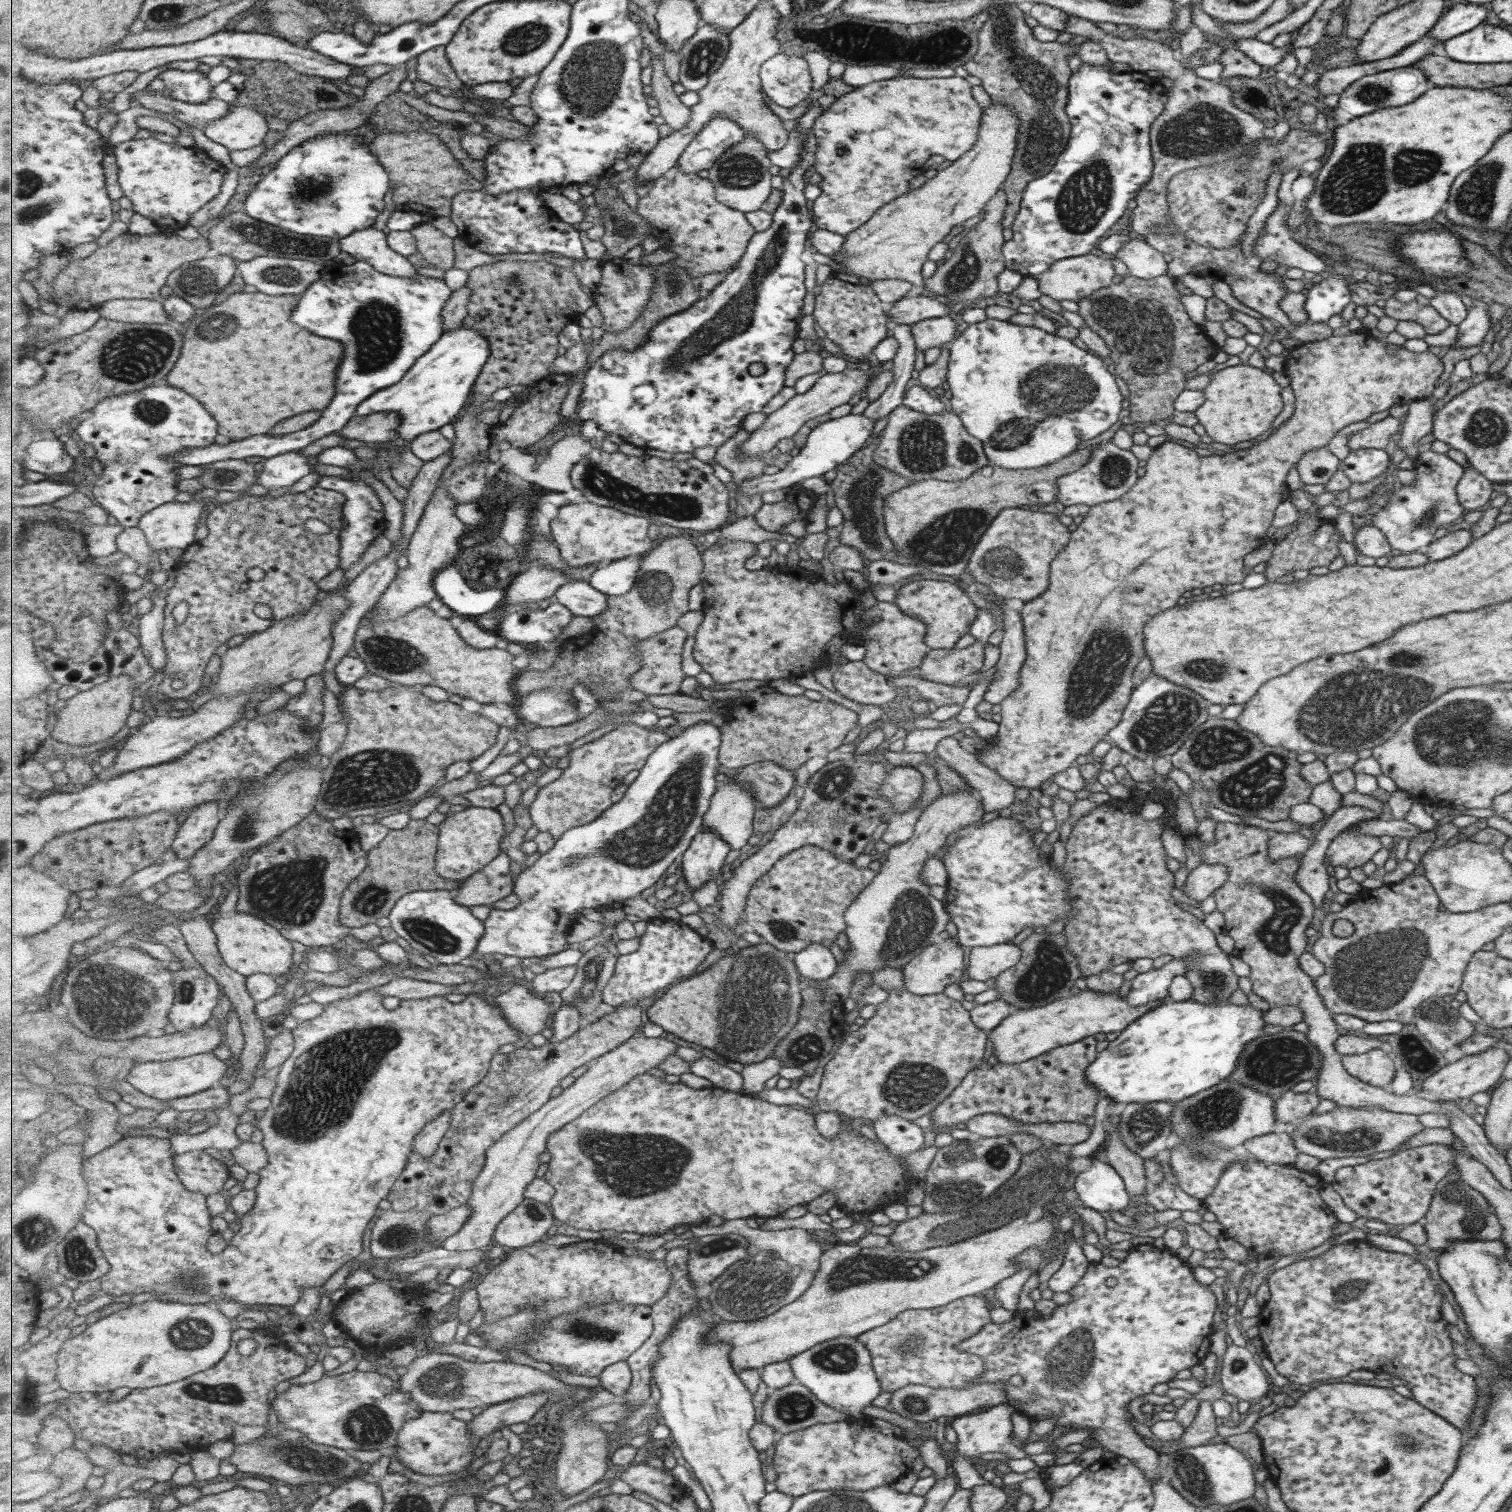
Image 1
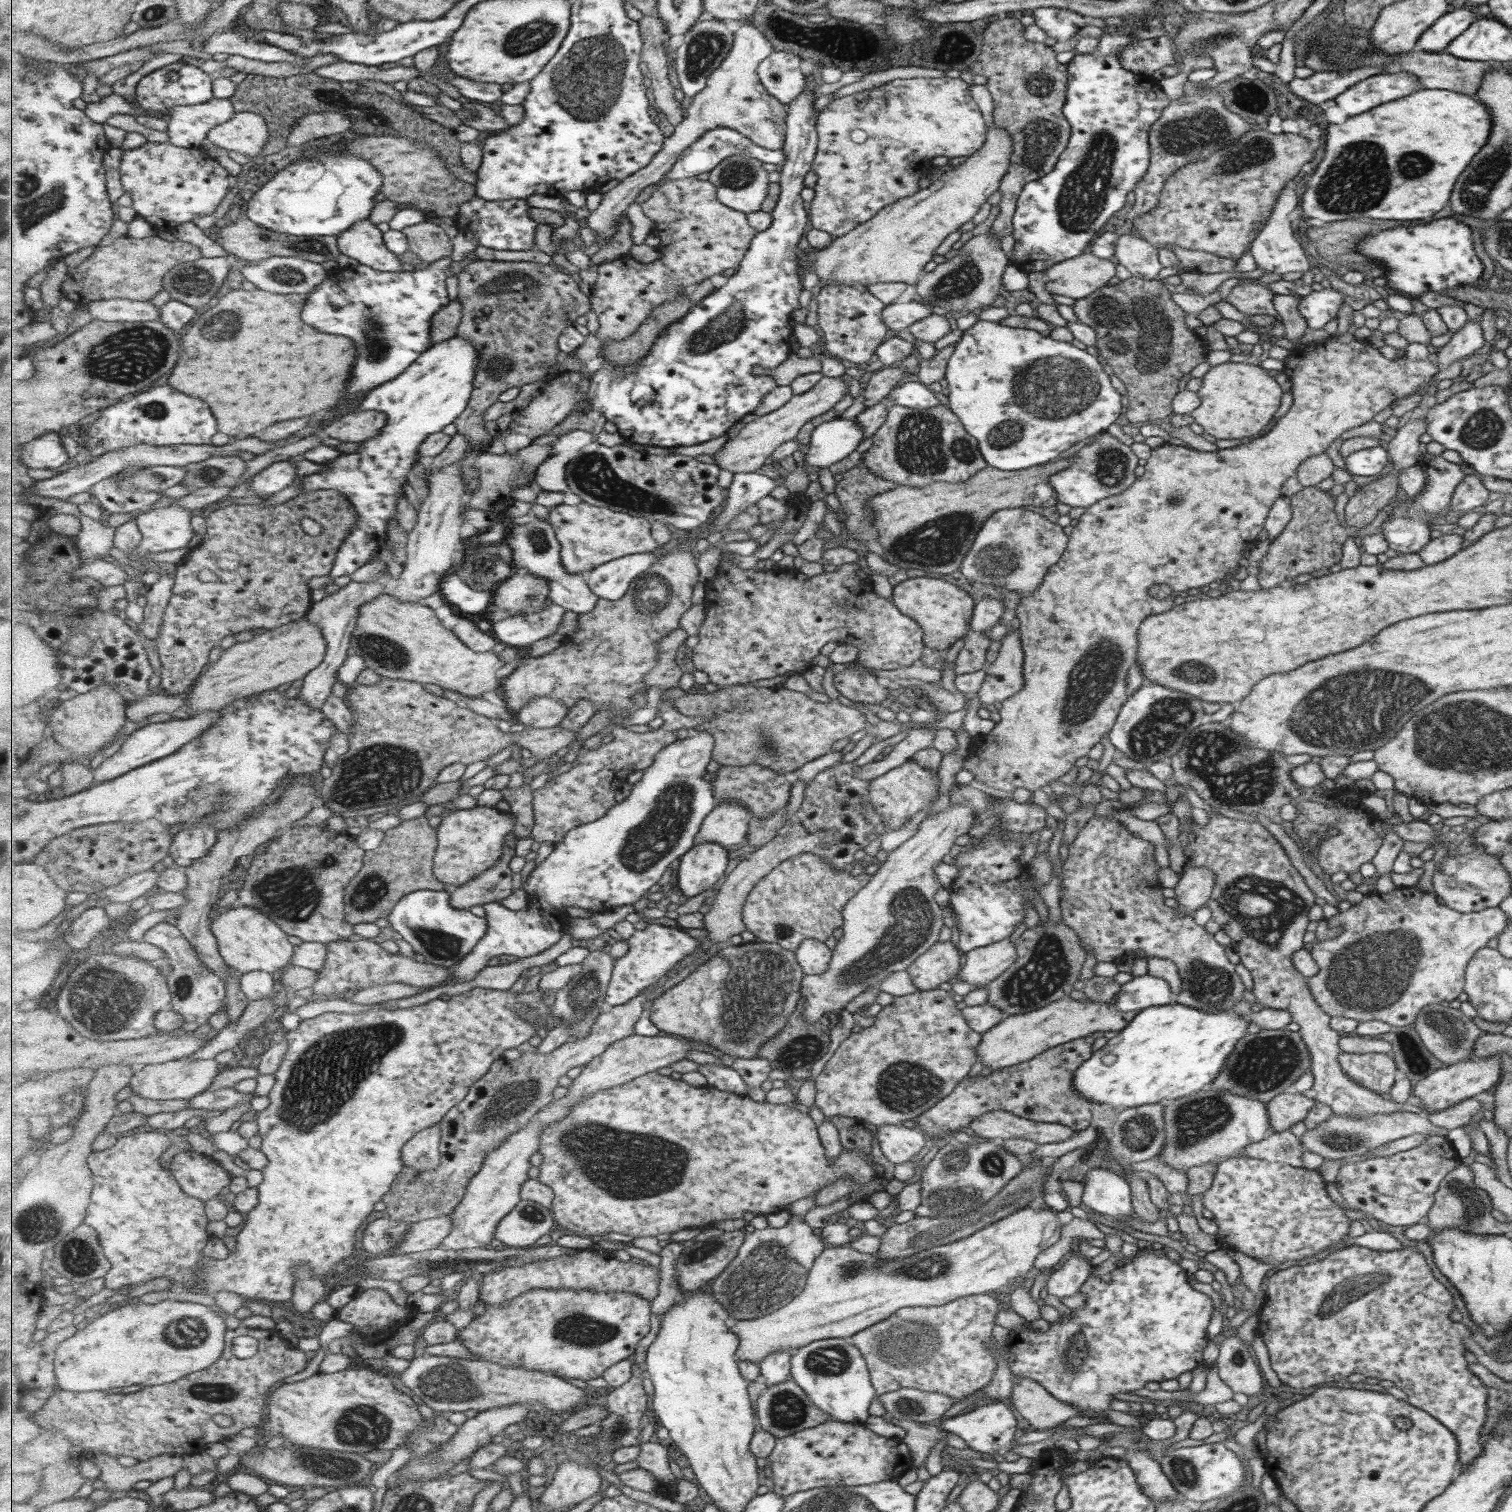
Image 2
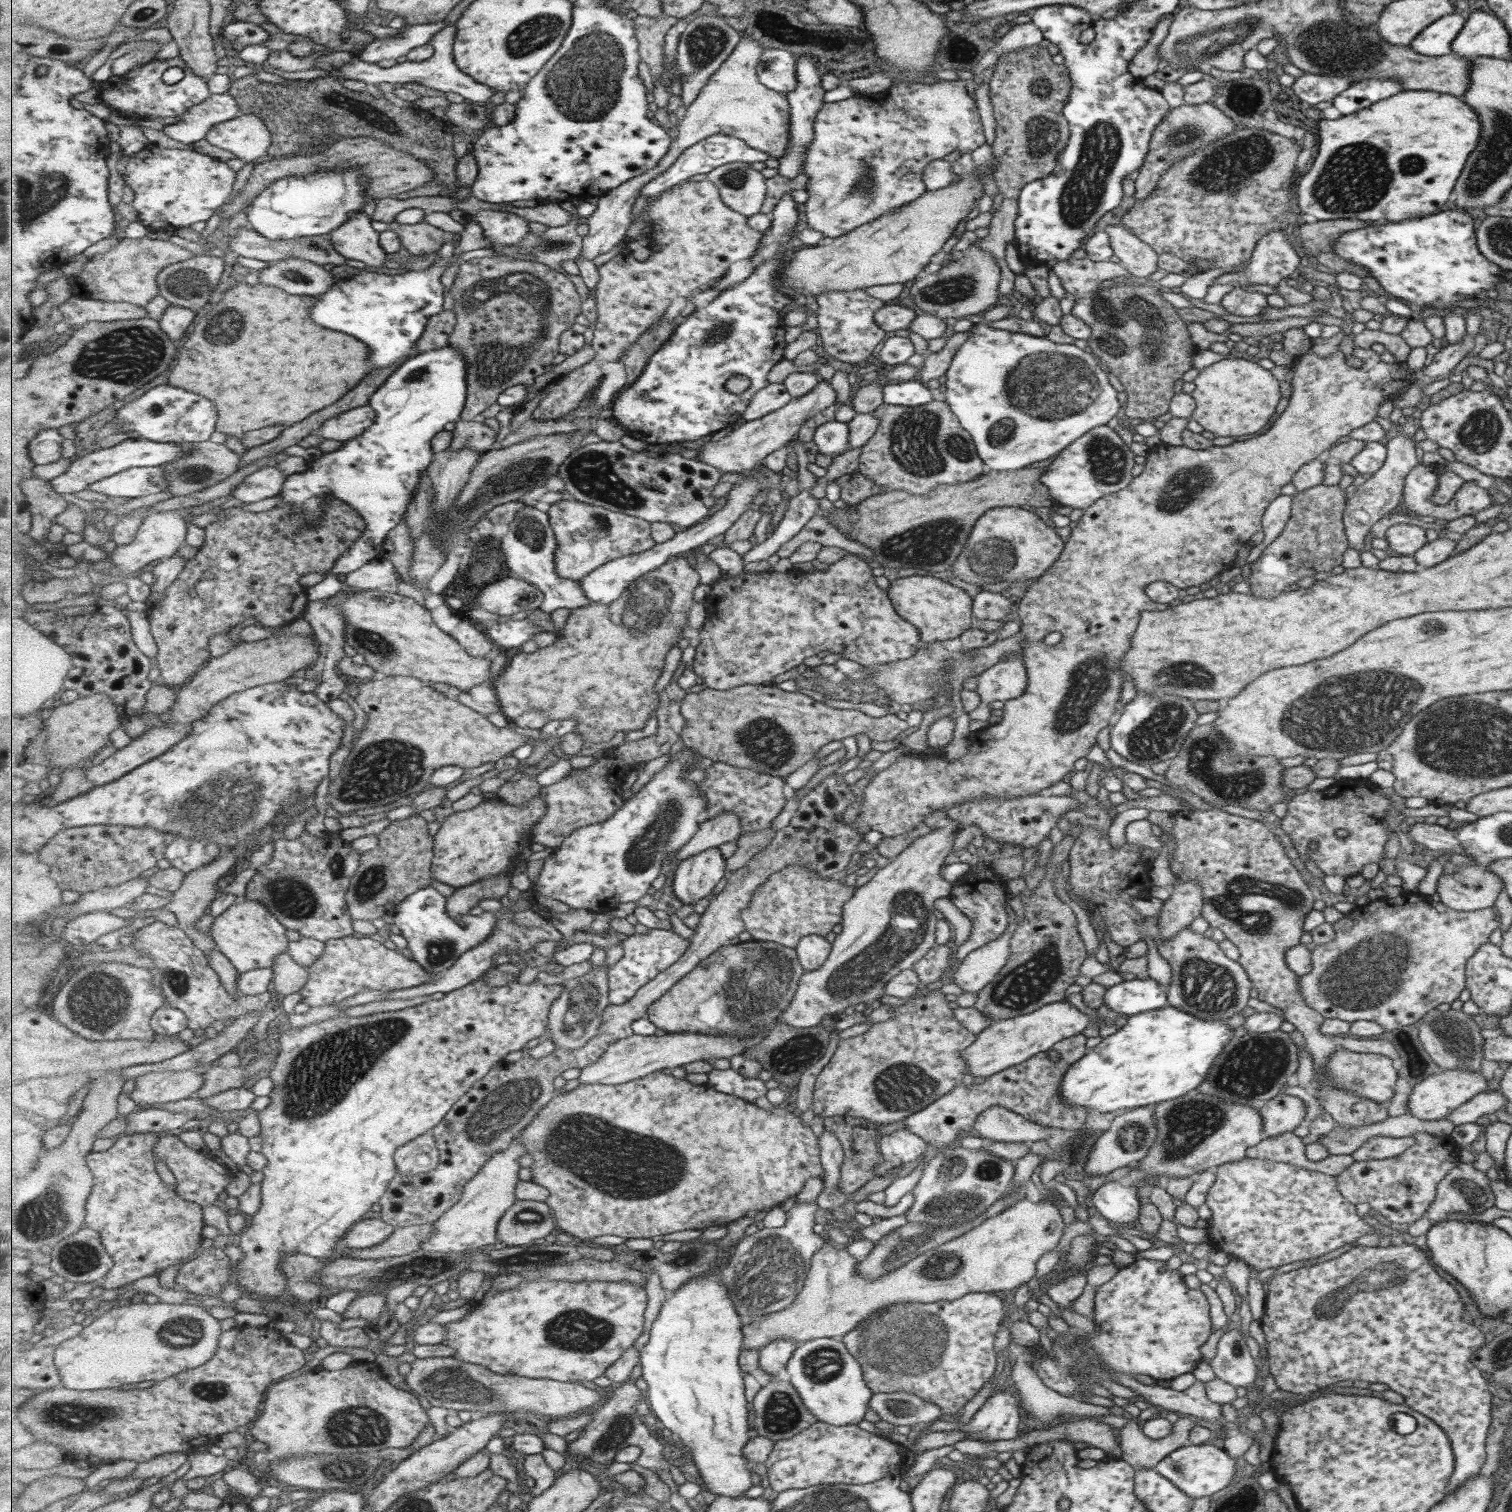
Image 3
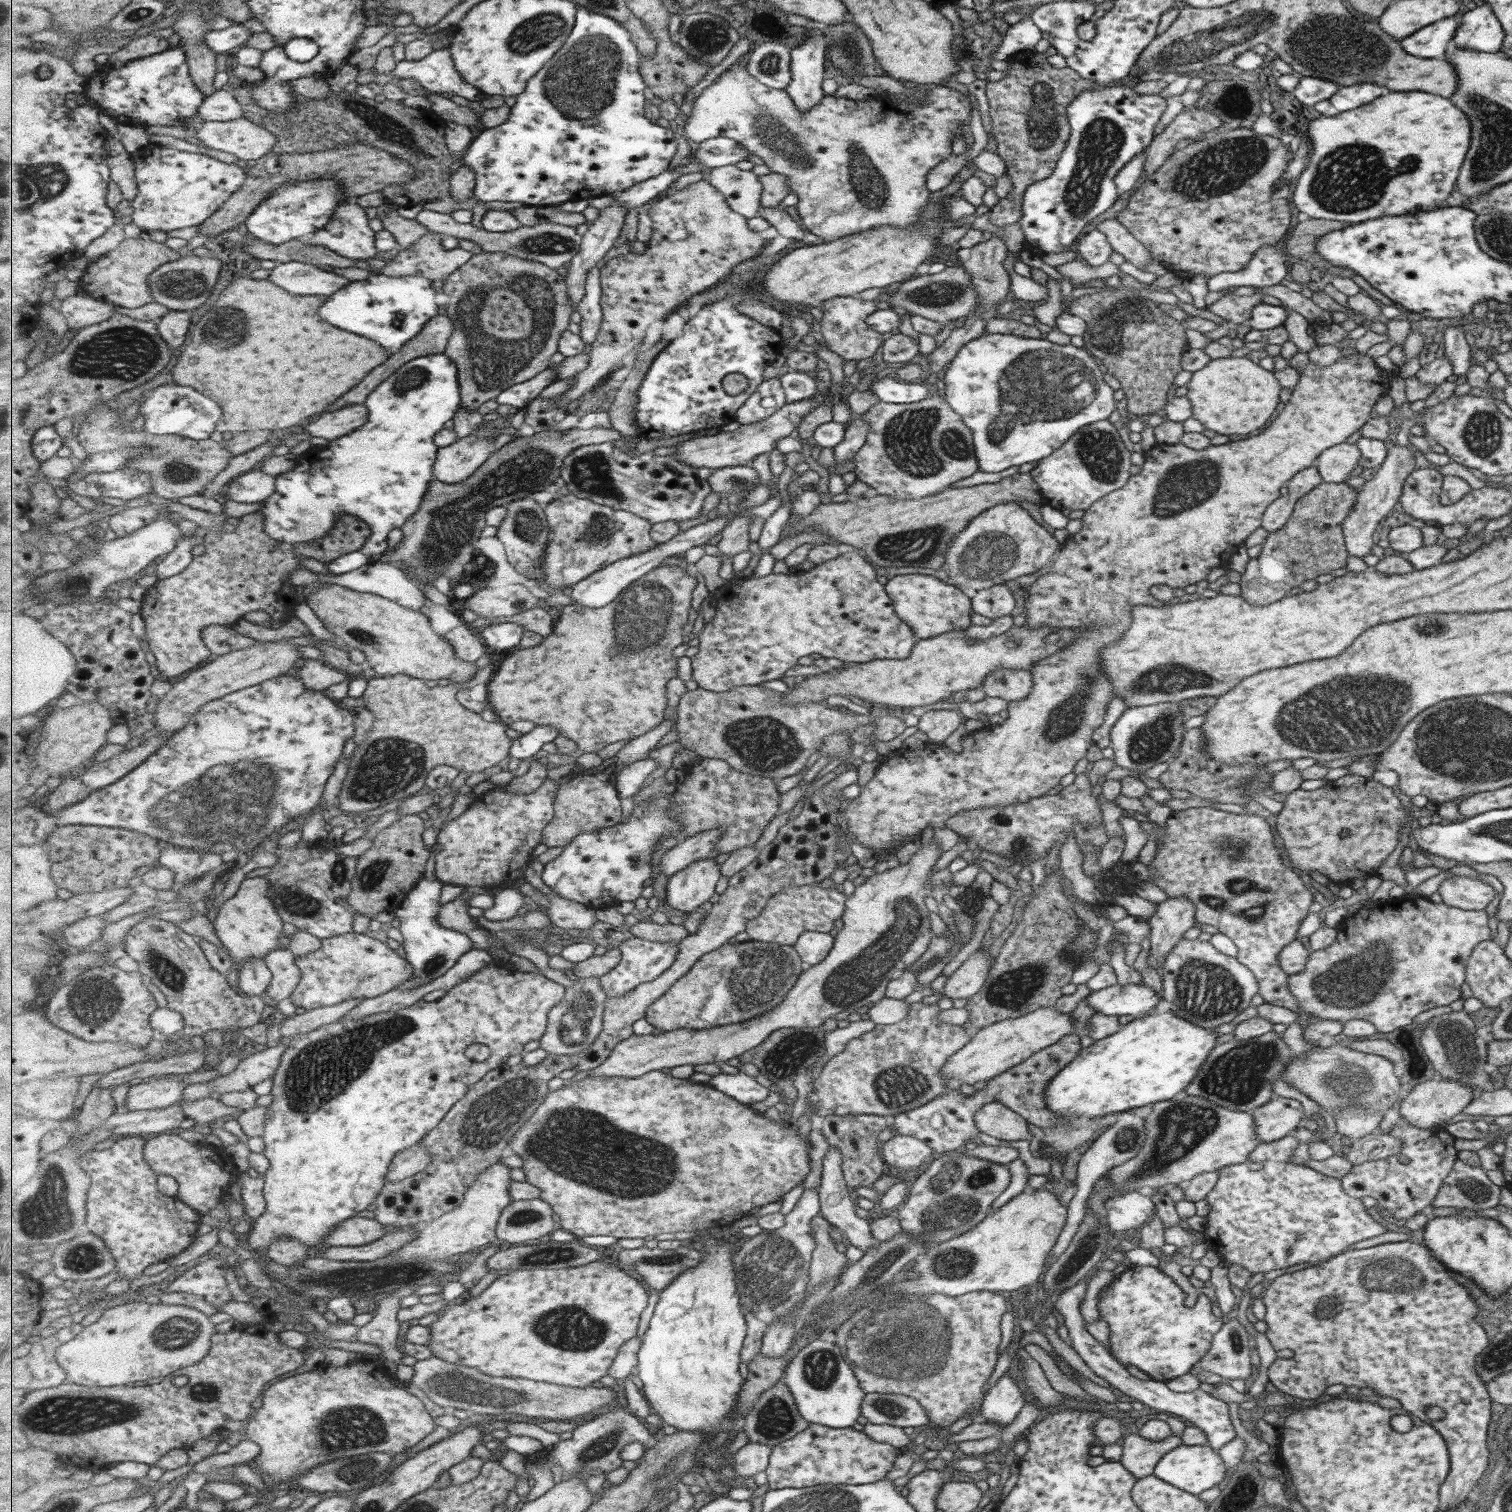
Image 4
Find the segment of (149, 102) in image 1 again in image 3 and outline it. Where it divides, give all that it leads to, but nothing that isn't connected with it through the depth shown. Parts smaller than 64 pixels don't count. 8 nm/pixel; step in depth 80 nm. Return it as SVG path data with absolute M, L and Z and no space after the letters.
M228 92L215 94L204 103L192 106L178 121L163 126L163 133L183 145L193 145L207 133L214 124L233 120L243 114L235 97Z

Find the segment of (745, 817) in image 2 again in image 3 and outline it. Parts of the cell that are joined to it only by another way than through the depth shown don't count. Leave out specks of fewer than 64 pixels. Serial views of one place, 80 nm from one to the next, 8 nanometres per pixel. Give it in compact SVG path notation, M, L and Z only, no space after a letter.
M721 812L719 816L705 820L687 846L676 852L675 864L679 865L688 858L699 855L700 851L717 848L725 842L735 842L741 834L740 816L735 812Z

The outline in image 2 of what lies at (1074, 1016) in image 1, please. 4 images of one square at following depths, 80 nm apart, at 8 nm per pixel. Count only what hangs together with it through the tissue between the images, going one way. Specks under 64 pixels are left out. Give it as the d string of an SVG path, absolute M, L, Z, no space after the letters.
M1063 998L1029 1013L1004 1017L993 1028L981 1033L981 1042L975 1052L976 1060L982 1066L989 1066L991 1070L1007 1068L1025 1062L1049 1048L1083 1038L1093 1032L1119 1032L1133 1020L1135 1014L1135 1011L1121 1012L1115 1009L1115 1004L1108 1006L1108 1002L1093 1003L1087 999L1075 1001Z

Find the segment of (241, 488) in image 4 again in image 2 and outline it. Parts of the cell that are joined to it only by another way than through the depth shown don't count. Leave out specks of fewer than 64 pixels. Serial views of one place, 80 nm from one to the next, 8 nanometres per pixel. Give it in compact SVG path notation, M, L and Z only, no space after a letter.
M294 459L280 460L269 465L251 478L255 495L272 496L282 492L298 480L297 470L293 465Z

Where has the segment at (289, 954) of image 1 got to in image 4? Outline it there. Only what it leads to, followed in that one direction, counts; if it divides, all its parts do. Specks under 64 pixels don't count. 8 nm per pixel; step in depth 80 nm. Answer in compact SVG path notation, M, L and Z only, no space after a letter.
M265 876L243 878L239 890L219 907L213 922L216 936L229 952L229 956L237 961L239 970L247 958L263 959L271 950L287 945L283 933L284 920L270 895L270 888L272 882Z

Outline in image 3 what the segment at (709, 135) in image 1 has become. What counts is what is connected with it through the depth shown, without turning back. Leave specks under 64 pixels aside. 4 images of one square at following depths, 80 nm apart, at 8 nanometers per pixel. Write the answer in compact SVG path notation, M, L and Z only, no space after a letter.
M714 134L713 136L709 136L709 139L699 142L688 150L685 150L671 168L657 175L650 183L647 183L644 188L641 189L640 196L656 196L673 188L675 185L681 183L682 180L687 180L687 178L691 178L691 176L695 176L695 174L707 174L709 171L715 170L718 166L729 162L765 162L769 159L771 159L769 154L749 147L745 141L736 136Z

